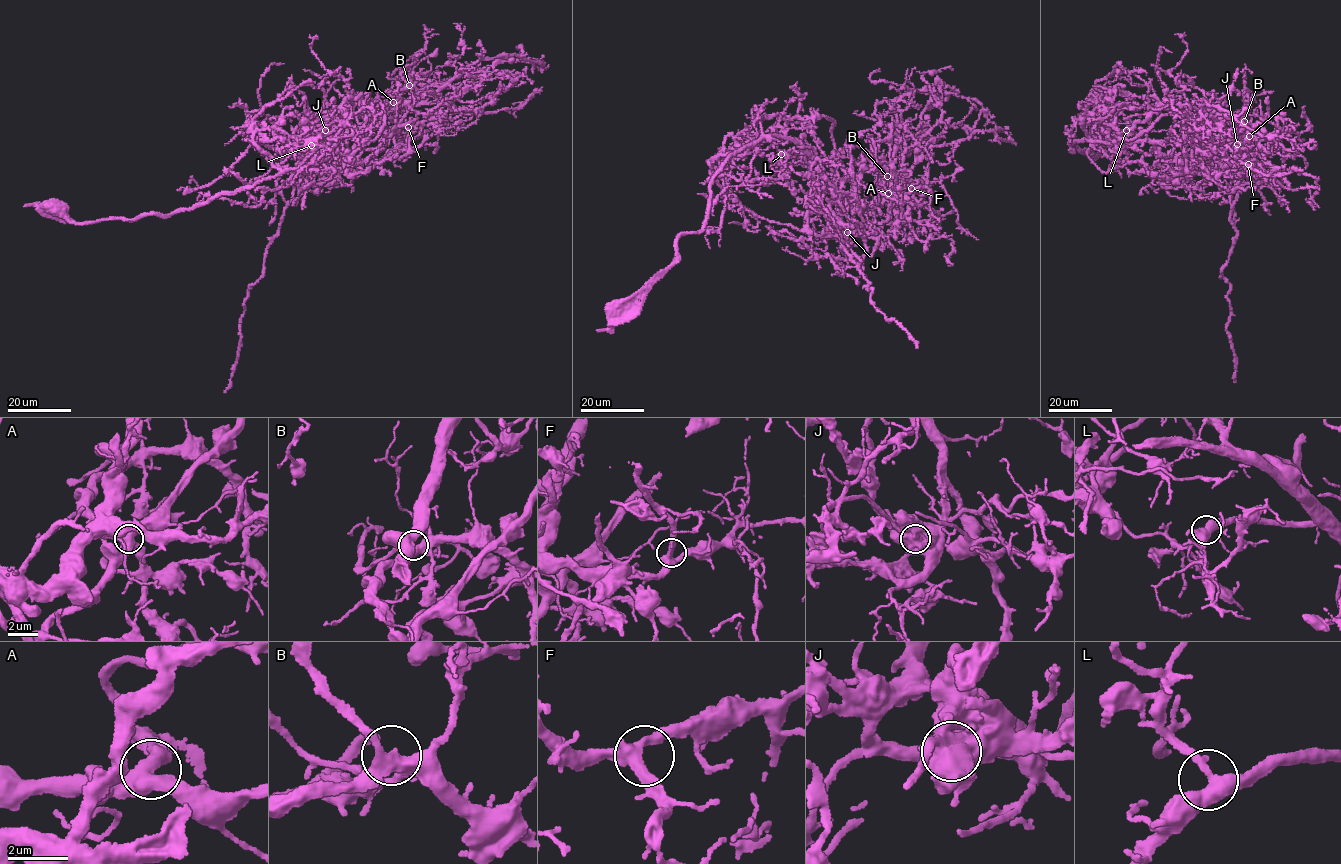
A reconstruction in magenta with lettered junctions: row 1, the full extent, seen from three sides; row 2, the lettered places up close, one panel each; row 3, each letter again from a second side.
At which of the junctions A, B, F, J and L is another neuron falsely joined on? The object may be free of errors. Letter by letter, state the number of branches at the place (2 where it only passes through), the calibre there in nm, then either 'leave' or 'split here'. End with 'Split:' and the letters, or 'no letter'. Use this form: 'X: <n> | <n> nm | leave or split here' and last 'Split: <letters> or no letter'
A: 3 | 480 nm | leave
B: 3 | 400 nm | leave
F: 3 | 400 nm | leave
J: 3 | 750 nm | split here
L: 3 | 420 nm | leave
Split: J

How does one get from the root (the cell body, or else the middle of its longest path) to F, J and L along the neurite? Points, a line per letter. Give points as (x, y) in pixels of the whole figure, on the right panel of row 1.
F: (1104, 127), (1102, 149), (1086, 149), (1095, 158), (1073, 146), (1185, 142), (1231, 119), (1248, 164)
J: (1104, 127), (1102, 149), (1086, 149), (1095, 158), (1073, 146), (1198, 136), (1236, 145)
L: (1104, 127), (1102, 149), (1086, 149), (1095, 158), (1073, 146), (1138, 140), (1126, 130)

